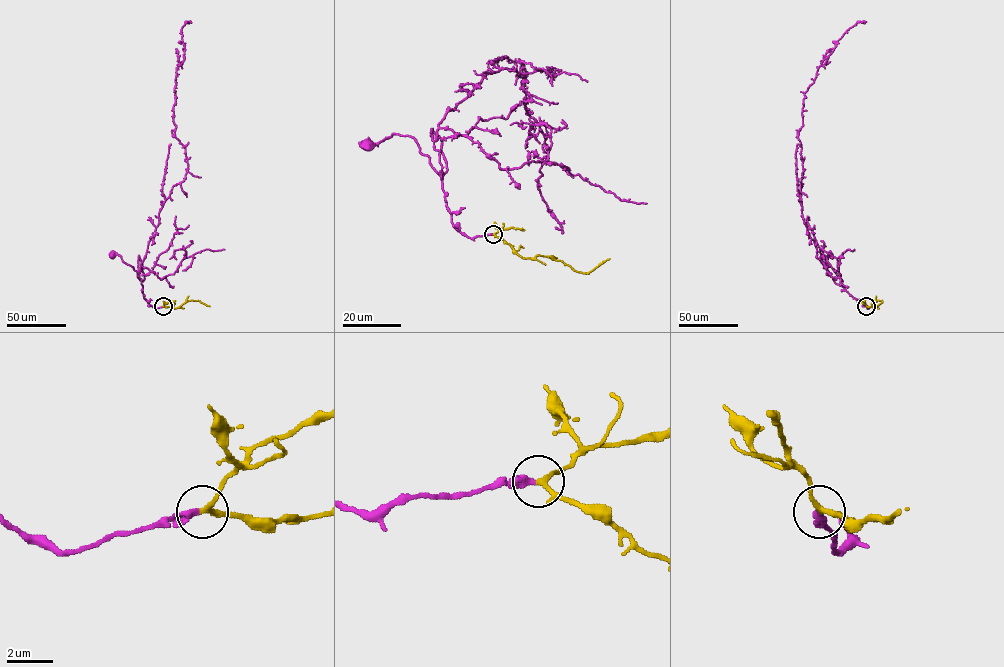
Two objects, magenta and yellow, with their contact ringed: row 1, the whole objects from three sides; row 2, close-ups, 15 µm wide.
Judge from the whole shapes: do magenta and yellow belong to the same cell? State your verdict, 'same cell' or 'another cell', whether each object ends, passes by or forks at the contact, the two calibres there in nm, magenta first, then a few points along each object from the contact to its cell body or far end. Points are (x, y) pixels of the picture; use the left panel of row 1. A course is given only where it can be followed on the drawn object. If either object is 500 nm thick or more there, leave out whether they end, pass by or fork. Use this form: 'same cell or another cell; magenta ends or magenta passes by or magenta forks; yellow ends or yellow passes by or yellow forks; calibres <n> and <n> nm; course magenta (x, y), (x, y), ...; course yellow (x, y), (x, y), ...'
same cell; magenta ends; yellow passes by; calibres 280 and 200 nm; course magenta (163, 306), (153, 307), (144, 297), (139, 255), (144, 275), (142, 281), (120, 256), (112, 255); course yellow (163, 306), (179, 307), (190, 300), (209, 306)

